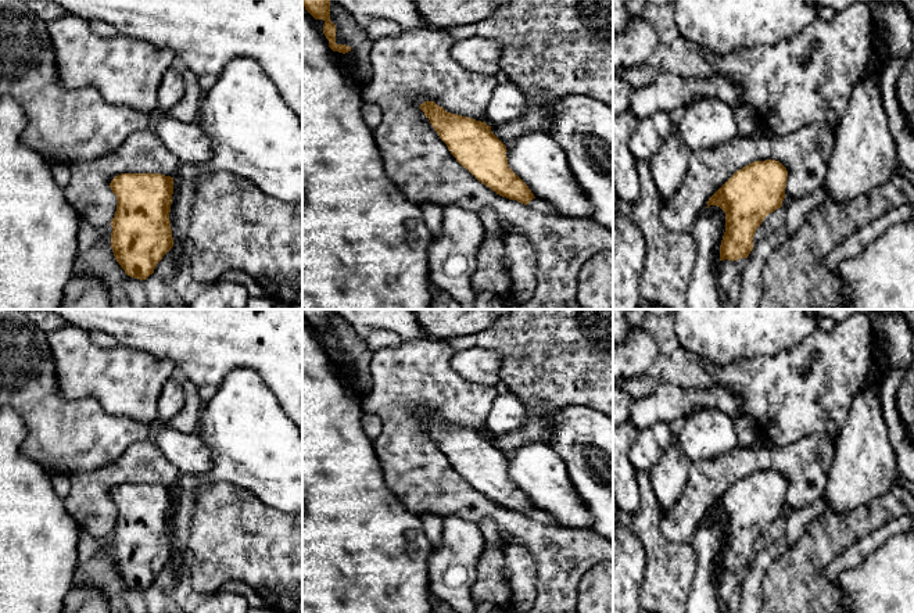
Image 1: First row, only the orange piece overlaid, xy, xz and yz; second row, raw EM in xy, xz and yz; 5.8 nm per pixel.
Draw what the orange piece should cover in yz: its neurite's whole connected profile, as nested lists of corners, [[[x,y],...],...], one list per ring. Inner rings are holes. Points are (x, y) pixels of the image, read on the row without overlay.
[[[775,470],[755,472],[736,481],[707,512],[725,523],[720,571],[748,569],[764,528],[782,517],[788,481]]]

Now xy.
[[[121,484],[110,498],[117,506],[111,559],[125,584],[146,591],[173,558],[169,521],[173,488],[161,484]]]

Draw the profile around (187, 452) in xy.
[[[164,426],[150,440],[180,474],[204,474],[212,465],[211,452],[198,434],[183,434]]]

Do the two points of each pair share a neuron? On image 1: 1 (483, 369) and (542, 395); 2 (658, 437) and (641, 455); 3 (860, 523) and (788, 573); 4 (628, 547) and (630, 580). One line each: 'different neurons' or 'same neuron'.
1: different neurons
2: same neuron
3: same neuron
4: same neuron

